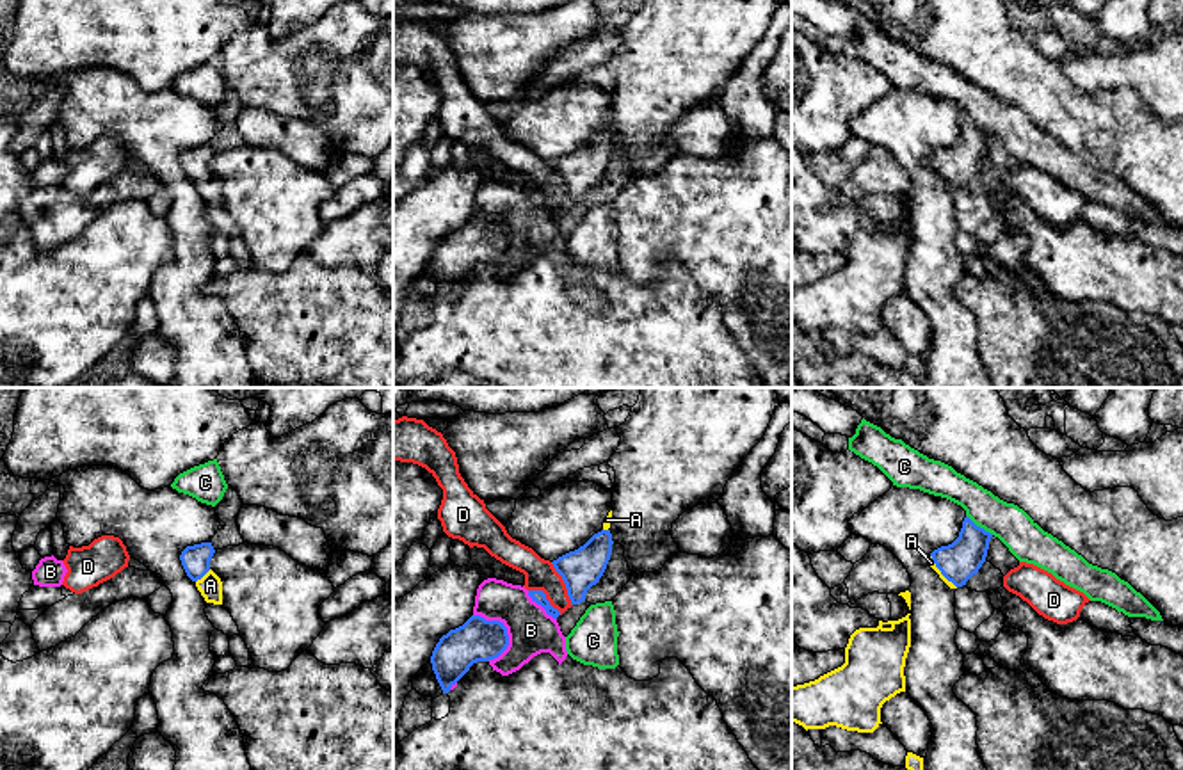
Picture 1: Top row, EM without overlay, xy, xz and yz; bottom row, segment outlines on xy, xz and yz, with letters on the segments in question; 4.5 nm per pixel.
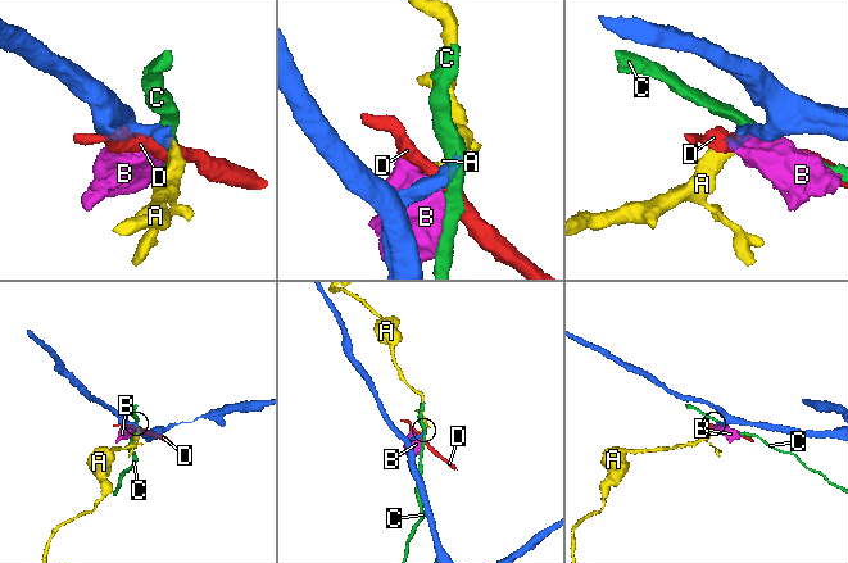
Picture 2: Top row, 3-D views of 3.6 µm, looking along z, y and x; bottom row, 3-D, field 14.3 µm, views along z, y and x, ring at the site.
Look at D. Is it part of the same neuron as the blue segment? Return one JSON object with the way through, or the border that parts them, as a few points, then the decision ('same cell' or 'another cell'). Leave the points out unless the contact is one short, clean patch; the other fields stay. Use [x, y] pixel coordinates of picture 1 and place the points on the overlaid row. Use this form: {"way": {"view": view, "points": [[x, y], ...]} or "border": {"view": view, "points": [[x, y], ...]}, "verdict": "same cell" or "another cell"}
{"border": {"view": "xz", "points": [[550, 562], [561, 577], [571, 605]]}, "verdict": "another cell"}

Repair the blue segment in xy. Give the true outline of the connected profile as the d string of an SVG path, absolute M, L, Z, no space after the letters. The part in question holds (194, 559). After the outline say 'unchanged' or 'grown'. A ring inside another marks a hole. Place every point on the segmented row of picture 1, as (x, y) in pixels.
M201 542L187 546L181 551L180 560L187 576L196 583L205 601L213 605L222 605L222 582L210 569L210 560L213 553L215 549L212 542Z; grown

